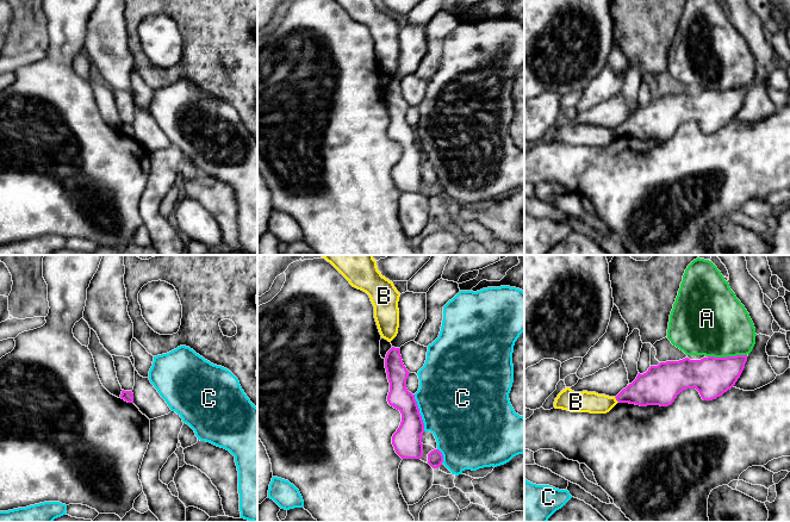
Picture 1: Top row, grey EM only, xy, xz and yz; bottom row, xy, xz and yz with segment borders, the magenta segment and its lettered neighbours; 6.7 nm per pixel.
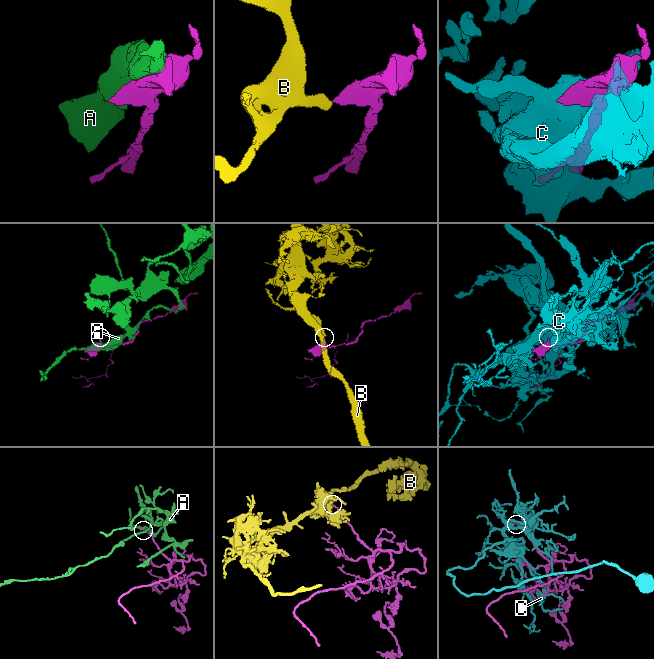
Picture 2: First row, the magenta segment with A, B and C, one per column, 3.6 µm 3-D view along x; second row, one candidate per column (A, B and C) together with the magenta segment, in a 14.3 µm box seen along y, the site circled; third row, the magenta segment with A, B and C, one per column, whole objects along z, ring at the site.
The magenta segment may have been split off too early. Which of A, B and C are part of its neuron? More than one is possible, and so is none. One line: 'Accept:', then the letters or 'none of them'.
Accept: none of them

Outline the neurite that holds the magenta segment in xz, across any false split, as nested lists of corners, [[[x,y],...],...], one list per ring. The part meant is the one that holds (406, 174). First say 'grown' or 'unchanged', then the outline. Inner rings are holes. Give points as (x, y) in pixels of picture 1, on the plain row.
unchanged; [[[392,80],[387,85],[385,101],[390,116],[387,135],[402,147],[402,155],[392,169],[392,178],[402,192],[421,192],[423,189],[424,156],[415,128],[406,122],[410,105],[403,97],[400,81]]]

